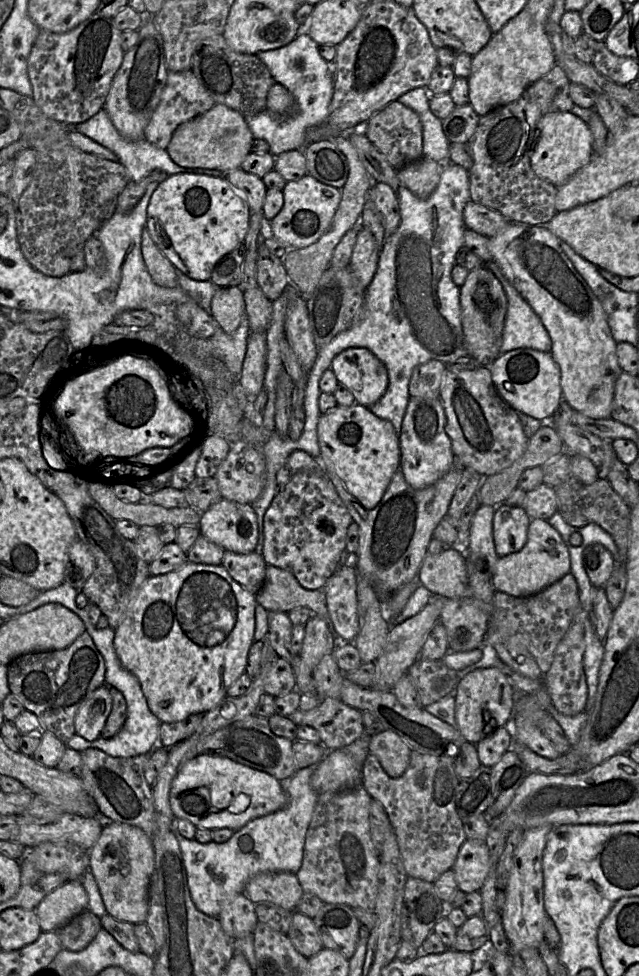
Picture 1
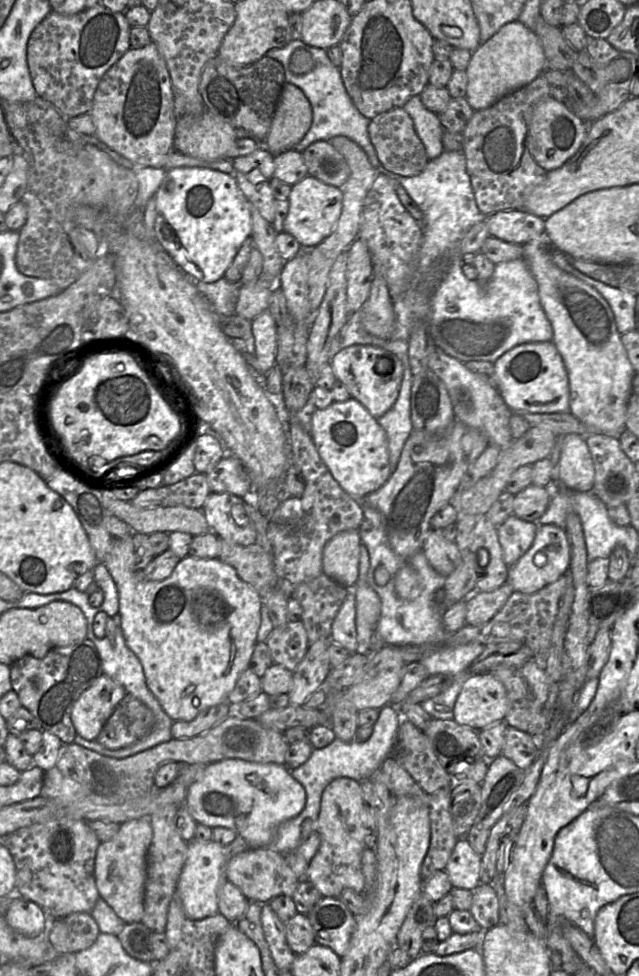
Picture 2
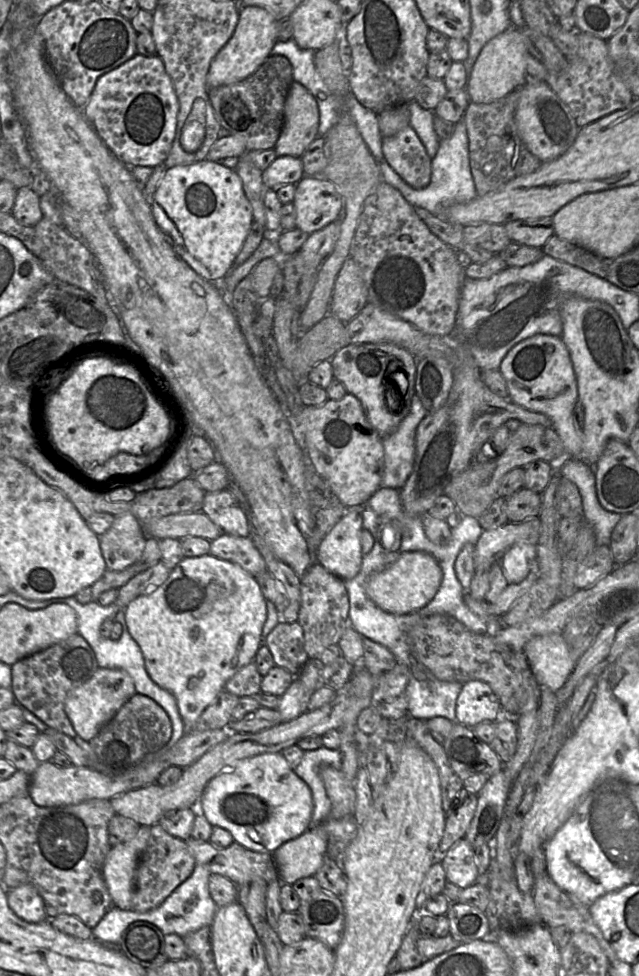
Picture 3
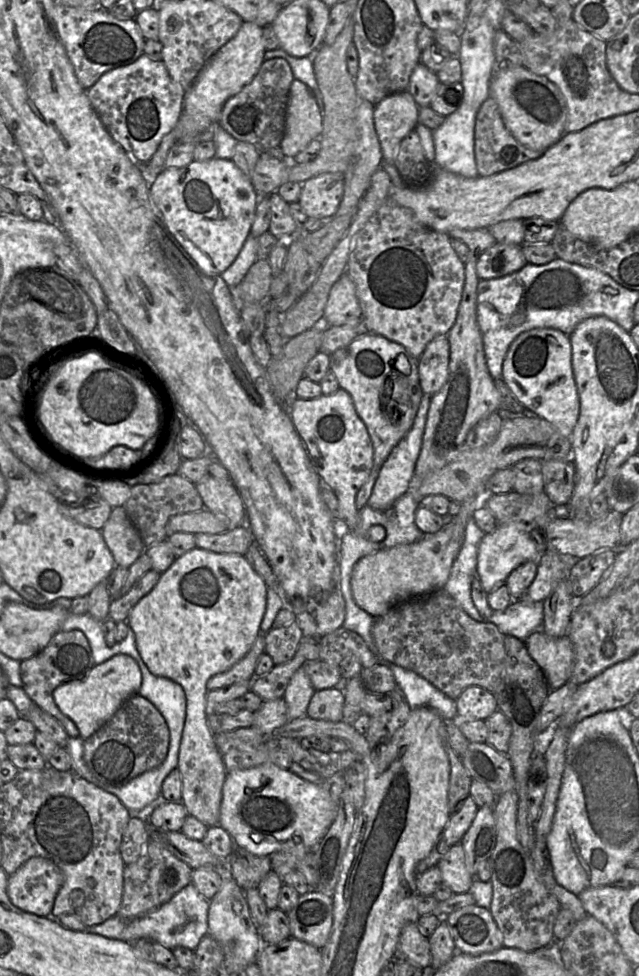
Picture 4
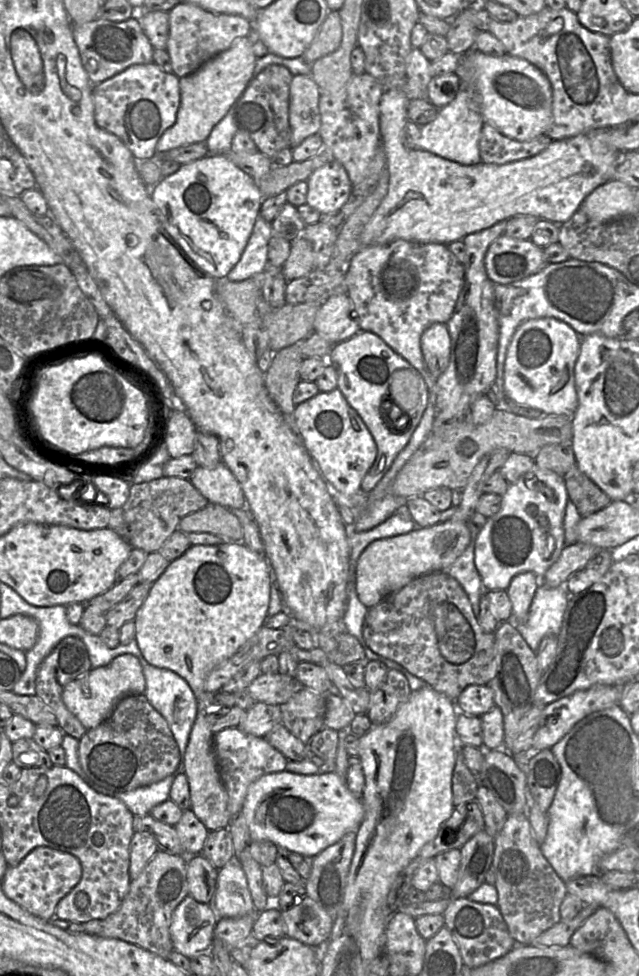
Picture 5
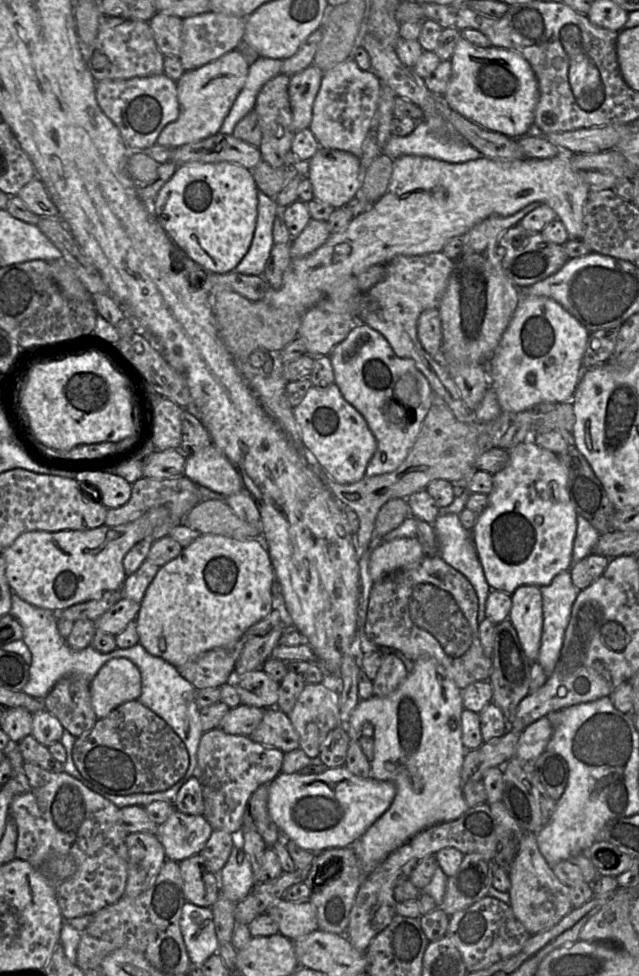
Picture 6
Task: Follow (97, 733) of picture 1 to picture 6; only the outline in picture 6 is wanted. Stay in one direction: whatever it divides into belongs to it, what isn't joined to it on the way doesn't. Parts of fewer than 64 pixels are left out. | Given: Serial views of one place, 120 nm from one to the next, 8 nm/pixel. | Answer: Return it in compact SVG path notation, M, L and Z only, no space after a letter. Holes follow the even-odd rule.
M112 658L90 681L89 689L97 719L104 718L122 703L138 699L141 693L140 671L127 658Z

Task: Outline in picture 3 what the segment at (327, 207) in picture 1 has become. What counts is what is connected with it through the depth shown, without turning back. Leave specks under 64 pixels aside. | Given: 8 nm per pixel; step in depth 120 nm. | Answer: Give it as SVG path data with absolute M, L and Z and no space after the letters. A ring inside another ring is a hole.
M303 176L296 184L292 203L296 228L309 235L342 216L342 196L336 186L323 177Z

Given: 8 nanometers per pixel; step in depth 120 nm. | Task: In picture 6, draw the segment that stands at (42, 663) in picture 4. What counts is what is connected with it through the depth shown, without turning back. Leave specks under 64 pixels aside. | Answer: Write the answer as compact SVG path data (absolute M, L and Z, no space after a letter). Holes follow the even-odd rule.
M66 675L44 697L44 708L74 737L88 732L98 720L91 704L89 682Z

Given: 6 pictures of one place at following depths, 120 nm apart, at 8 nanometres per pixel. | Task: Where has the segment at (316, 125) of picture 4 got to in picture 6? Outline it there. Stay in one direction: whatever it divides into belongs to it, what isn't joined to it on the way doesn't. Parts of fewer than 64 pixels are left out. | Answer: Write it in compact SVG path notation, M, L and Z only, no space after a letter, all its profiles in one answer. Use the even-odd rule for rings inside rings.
M315 64L292 75L289 82L289 98L295 131L310 127L313 105L320 89L324 72Z

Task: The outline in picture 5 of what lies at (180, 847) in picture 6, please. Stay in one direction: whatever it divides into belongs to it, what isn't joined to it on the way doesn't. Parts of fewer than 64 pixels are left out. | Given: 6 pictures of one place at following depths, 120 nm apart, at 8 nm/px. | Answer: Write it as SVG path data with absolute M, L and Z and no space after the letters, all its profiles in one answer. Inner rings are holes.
M190 809L183 811L179 822L174 826L184 849L184 856L202 854L210 831Z

